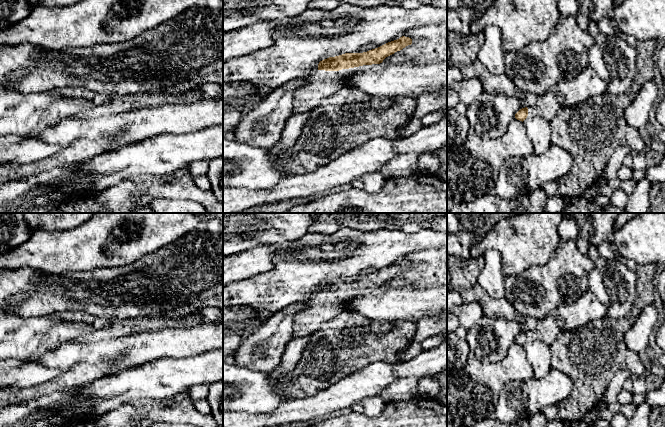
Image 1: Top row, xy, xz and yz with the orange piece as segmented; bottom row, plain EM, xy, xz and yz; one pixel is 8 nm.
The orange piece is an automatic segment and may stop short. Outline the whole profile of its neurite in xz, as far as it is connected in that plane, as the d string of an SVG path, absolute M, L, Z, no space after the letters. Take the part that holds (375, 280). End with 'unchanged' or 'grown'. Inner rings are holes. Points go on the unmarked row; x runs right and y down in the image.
M402 260L378 272L363 277L345 277L319 286L318 293L306 299L306 307L298 311L293 320L291 338L309 337L320 326L345 312L345 307L336 303L332 295L363 289L380 288L383 284L412 268L412 263Z | grown

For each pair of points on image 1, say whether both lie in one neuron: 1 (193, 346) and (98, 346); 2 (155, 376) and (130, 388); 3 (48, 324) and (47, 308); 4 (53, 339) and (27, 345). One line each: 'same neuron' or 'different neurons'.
1: same neuron
2: same neuron
3: different neurons
4: same neuron

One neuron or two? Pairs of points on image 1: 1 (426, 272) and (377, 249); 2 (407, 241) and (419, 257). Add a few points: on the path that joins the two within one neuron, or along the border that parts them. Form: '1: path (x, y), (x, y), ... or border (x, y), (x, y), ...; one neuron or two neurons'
1: border (428, 247), (414, 250), (401, 259); two neurons
2: border (436, 247), (414, 250), (401, 259); two neurons

